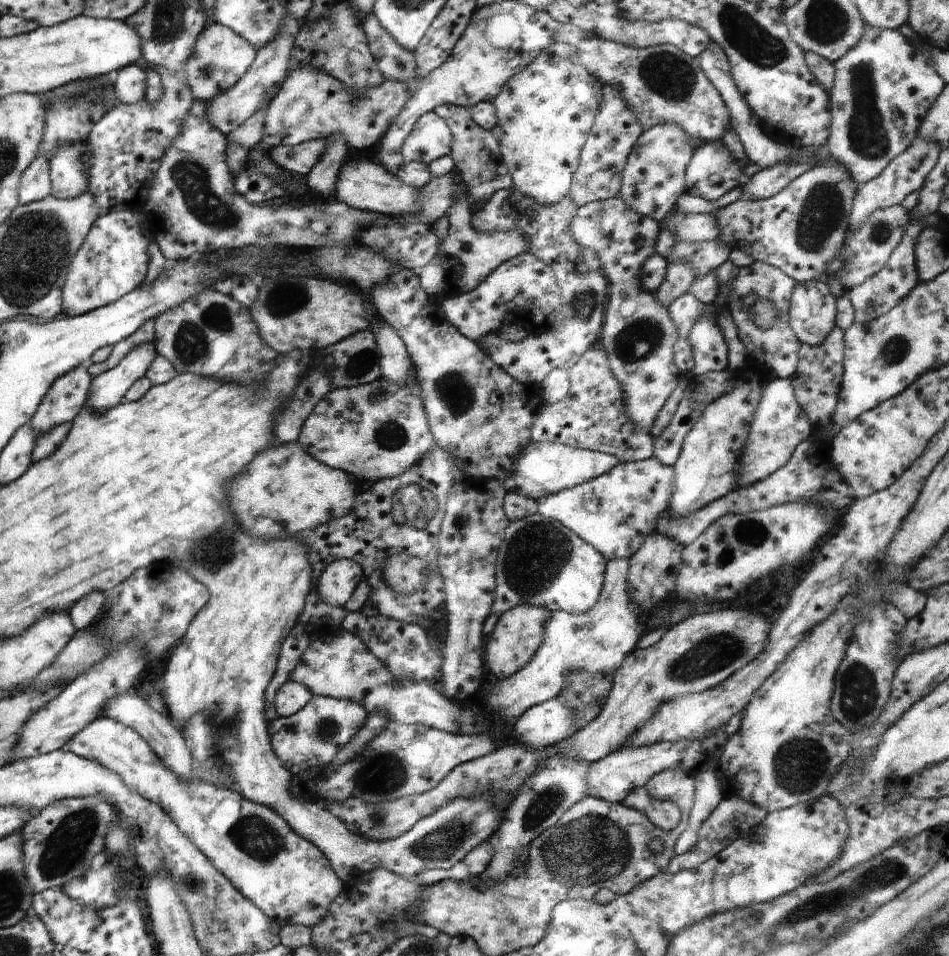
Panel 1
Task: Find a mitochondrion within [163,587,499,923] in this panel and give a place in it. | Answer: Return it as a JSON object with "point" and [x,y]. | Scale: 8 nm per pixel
{"point":[386,772]}

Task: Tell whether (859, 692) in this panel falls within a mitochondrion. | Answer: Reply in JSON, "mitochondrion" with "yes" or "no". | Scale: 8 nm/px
{"mitochondrion":"yes"}

